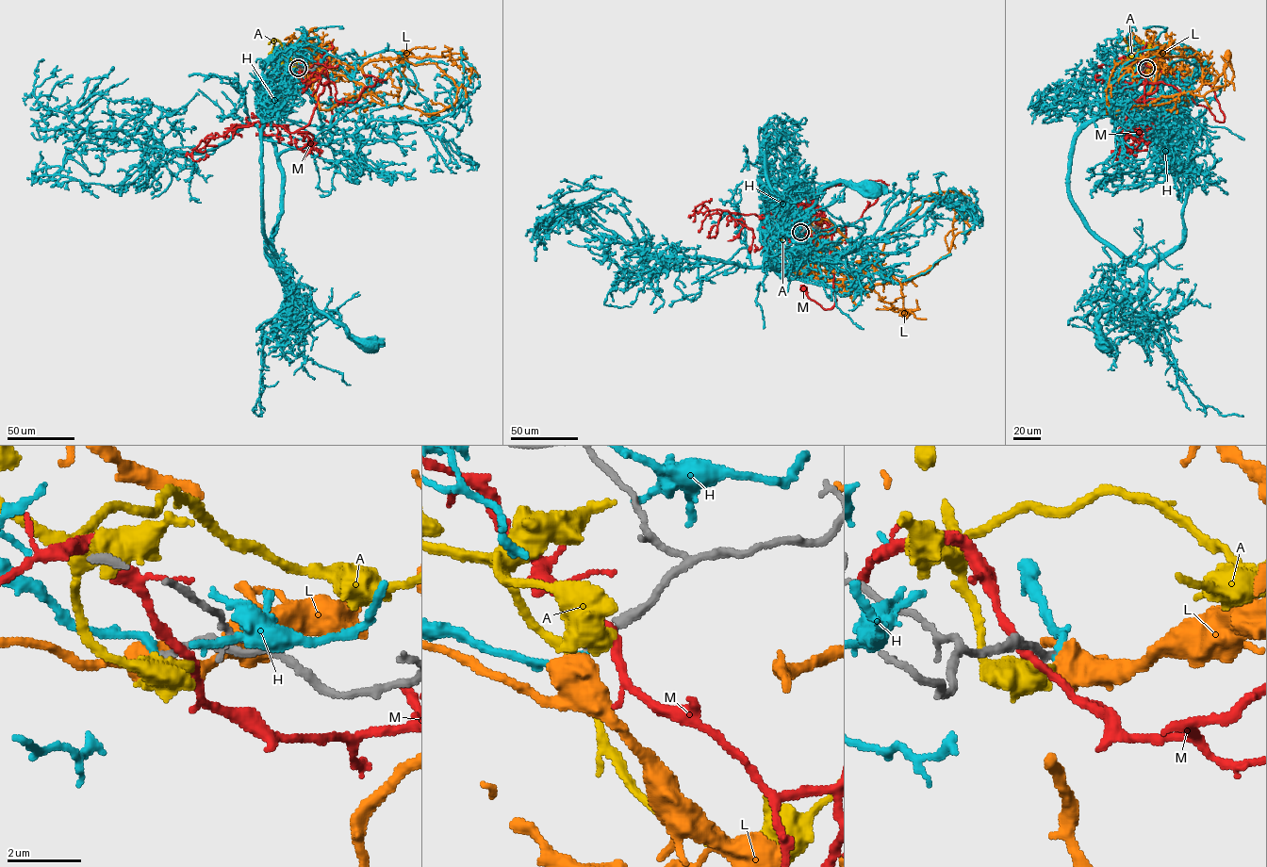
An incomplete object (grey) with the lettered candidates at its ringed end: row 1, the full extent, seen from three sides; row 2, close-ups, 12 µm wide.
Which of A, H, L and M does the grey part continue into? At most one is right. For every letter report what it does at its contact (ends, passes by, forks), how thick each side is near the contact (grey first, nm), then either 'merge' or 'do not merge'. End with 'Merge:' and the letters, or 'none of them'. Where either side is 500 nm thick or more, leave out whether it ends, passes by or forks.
A: calibres 200 and 600 nm; do not merge
H: it ends; calibres 200 and 190 nm; do not merge
L: calibres 200 and 750 nm; do not merge
M: it passes by; calibres 360 and 240 nm; do not merge
Merge: none of them

